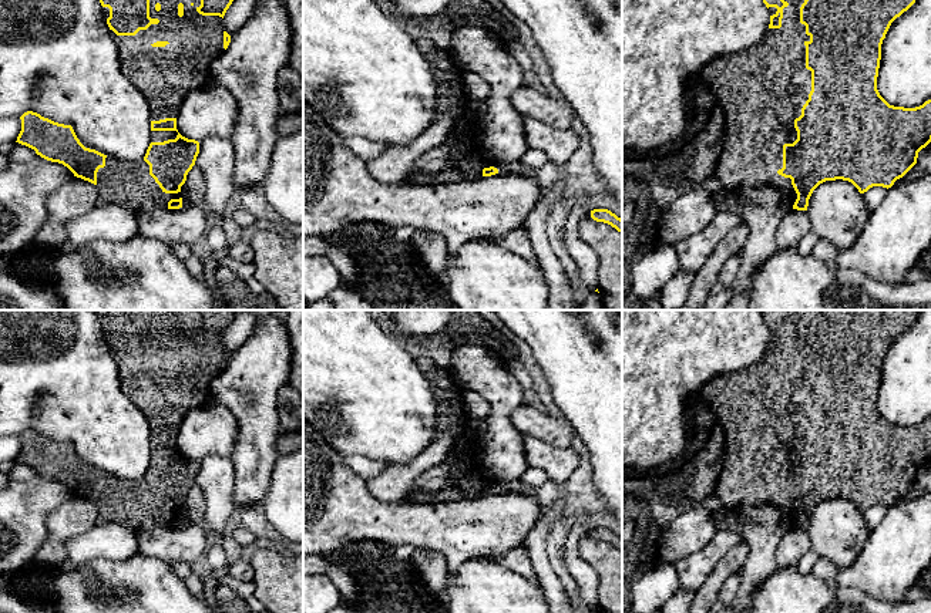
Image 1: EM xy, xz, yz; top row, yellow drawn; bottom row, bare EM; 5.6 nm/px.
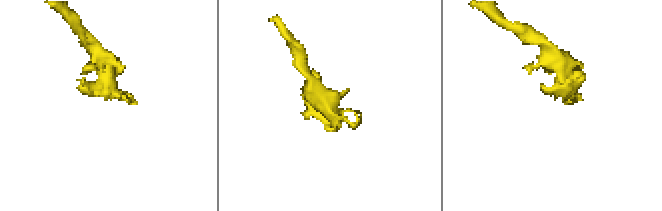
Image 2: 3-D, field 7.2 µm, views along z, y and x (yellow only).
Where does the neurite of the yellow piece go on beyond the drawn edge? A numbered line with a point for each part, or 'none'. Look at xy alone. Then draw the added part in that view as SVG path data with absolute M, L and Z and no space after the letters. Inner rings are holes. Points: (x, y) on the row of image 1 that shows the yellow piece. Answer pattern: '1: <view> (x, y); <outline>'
1: xy (164, 76); M149 0L149 17L158 18L158 24L135 36L117 36L111 30L121 70L147 100L151 121L178 118L191 90L214 84L211 64L225 51L223 21L219 16L199 14L199 6L201 0Z

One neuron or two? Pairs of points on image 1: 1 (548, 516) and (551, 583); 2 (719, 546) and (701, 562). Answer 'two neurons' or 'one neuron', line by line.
1: one neuron
2: one neuron

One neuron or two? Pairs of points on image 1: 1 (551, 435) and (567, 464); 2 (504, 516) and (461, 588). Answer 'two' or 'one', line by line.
1: two
2: two

